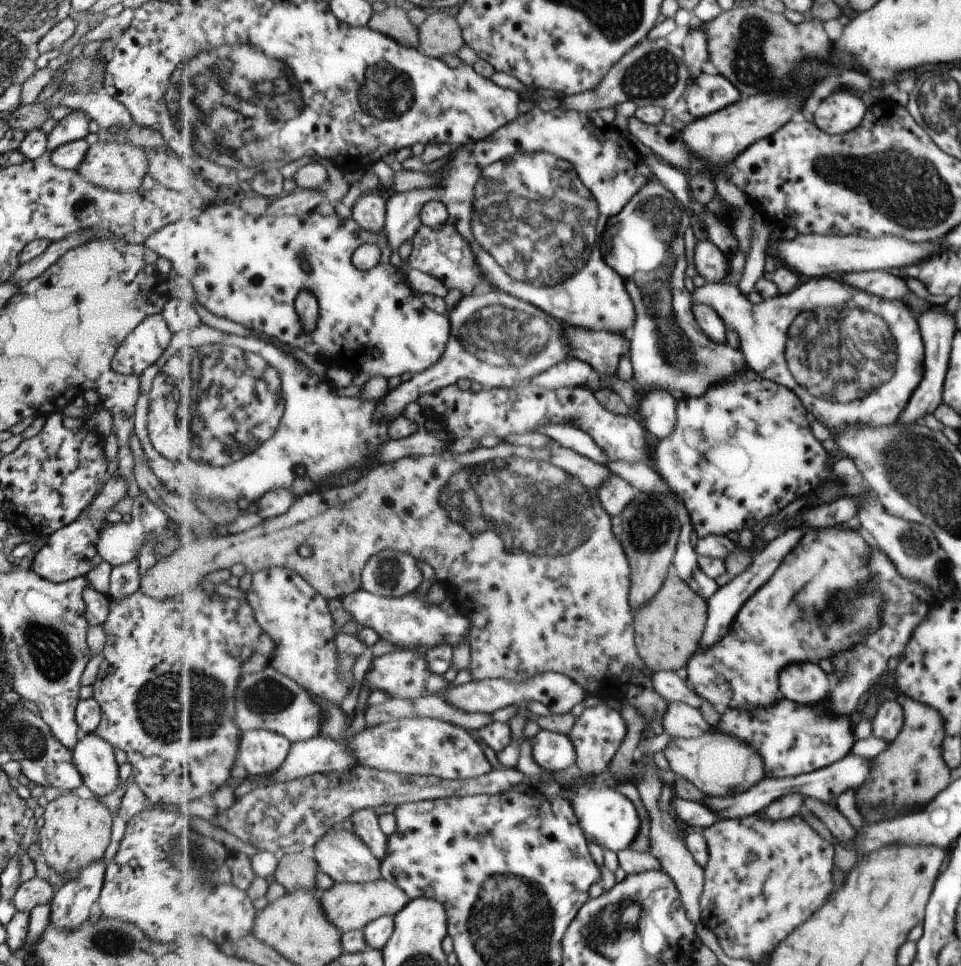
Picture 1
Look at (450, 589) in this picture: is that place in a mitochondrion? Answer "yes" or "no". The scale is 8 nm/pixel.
no

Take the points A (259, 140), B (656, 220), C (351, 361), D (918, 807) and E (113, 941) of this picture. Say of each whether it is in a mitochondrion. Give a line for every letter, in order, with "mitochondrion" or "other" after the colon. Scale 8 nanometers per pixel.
A: mitochondrion
B: mitochondrion
C: other
D: other
E: mitochondrion

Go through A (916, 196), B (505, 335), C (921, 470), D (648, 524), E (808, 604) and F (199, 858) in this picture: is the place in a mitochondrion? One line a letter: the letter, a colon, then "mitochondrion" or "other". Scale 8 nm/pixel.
A: mitochondrion
B: mitochondrion
C: mitochondrion
D: mitochondrion
E: mitochondrion
F: mitochondrion

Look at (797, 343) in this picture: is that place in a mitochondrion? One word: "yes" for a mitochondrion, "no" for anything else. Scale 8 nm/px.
yes

